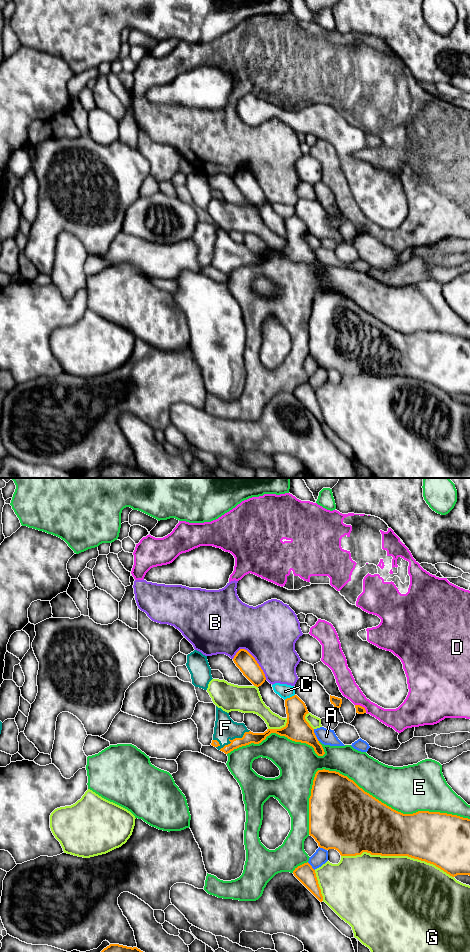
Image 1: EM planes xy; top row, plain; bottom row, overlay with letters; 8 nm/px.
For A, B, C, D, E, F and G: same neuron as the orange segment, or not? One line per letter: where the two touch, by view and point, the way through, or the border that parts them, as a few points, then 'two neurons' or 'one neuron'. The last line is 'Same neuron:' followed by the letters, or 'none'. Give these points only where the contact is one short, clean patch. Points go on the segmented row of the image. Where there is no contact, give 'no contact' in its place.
A: xy (315, 735) | two neurons
B: xy (256, 662) | two neurons
C: xy (290, 697) | two neurons
D: xy (361, 706) | two neurons
E: xy (380, 801) | two neurons
F: xy (235, 738) | across xy (249, 737), (235, 738), (225, 728) | one neuron
G: xy (397, 855) | two neurons
Same neuron: F

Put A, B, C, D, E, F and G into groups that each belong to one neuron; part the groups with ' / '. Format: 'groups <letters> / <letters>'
groups A / B D / C / E / F / G

